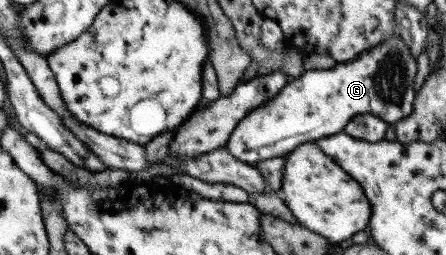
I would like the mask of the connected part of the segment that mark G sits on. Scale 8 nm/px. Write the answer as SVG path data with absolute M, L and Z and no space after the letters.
M395 33L358 58L336 62L325 71L305 70L303 75L290 79L279 94L239 120L224 144L225 150L253 166L264 159L288 155L303 143L339 134L355 115L373 115L394 124L412 111L415 75L416 61L407 44Z

